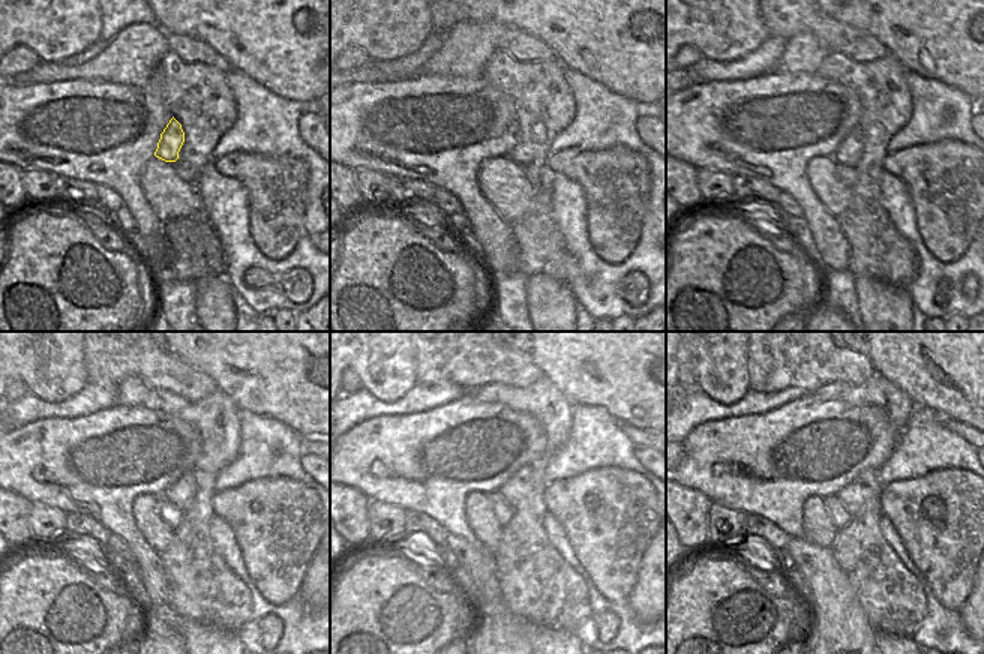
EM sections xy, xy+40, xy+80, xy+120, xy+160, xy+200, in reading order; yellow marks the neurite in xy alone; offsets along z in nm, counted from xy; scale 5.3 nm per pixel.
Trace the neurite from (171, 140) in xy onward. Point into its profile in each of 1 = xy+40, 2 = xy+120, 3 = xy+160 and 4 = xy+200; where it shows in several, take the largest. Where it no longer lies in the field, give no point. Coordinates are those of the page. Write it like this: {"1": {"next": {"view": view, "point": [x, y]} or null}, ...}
{"1": {"next": {"view": "xy+40", "point": [510, 137]}}, "2": {"next": {"view": "xy+120", "point": [180, 492]}}, "3": {"next": {"view": "xy+160", "point": [518, 486]}}, "4": {"next": {"view": "xy+200", "point": [864, 486]}}}

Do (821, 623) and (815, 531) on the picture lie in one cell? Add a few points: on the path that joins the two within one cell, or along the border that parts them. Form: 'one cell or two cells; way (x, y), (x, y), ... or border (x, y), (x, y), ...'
two cells; border (801, 537), (828, 549)

